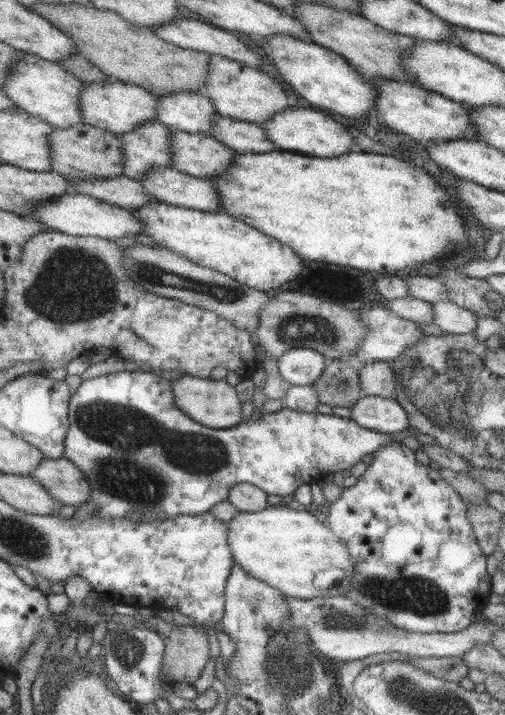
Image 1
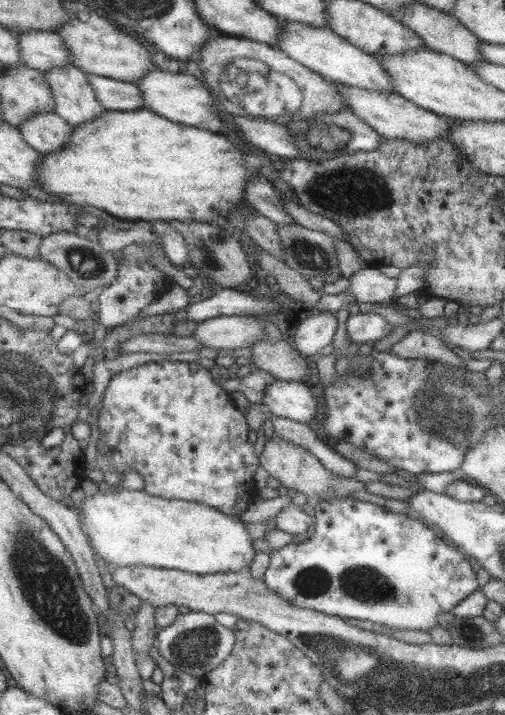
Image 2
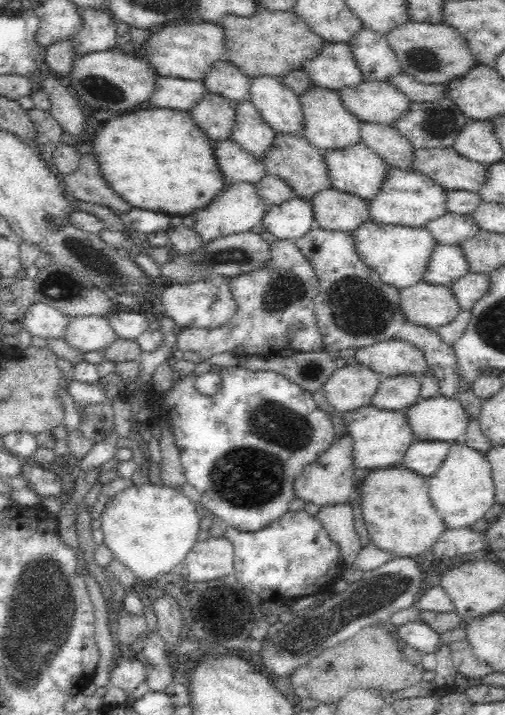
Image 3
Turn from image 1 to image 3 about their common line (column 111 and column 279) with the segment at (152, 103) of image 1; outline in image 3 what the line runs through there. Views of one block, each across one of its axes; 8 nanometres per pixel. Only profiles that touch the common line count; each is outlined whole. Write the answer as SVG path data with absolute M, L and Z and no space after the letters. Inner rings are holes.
M256 76L250 80L250 100L278 134L304 134L304 110L300 104L300 94L288 88L280 78Z

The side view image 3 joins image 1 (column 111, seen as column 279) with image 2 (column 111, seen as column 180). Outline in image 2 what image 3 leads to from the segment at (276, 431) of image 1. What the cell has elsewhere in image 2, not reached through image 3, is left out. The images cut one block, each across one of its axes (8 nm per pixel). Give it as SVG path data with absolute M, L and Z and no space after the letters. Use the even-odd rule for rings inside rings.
M149 362L113 376L103 392L101 410L97 410L99 442L109 450L109 460L123 480L127 468L143 476L143 492L165 500L187 500L207 504L223 516L241 516L257 500L253 474L259 466L253 444L247 442L249 426L237 410L227 390L219 388L209 370L195 362Z

